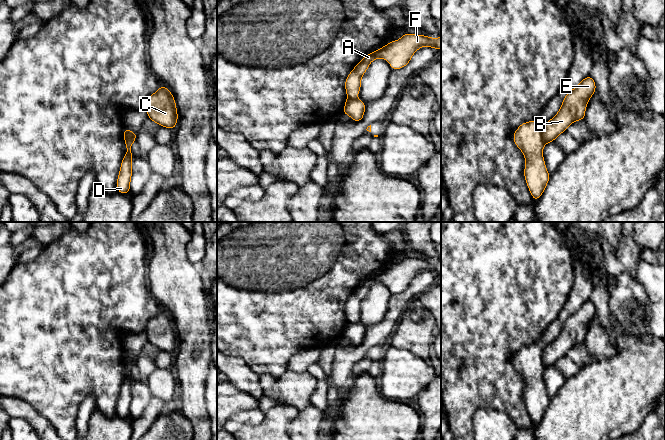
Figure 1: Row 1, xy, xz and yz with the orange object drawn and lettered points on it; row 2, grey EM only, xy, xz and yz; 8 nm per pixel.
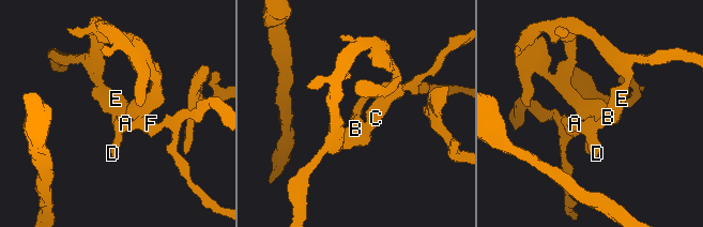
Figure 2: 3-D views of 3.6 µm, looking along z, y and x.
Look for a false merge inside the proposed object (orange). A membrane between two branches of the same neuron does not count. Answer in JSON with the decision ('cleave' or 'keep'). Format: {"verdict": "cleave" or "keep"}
{"verdict": "cleave"}

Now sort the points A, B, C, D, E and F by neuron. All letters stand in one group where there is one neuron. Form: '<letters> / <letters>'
A C D F / B E

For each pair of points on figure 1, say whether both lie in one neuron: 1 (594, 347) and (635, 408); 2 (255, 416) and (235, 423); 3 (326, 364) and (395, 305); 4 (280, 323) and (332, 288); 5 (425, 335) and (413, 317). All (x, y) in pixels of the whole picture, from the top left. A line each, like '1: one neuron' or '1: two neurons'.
1: two neurons
2: one neuron
3: two neurons
4: one neuron
5: one neuron

